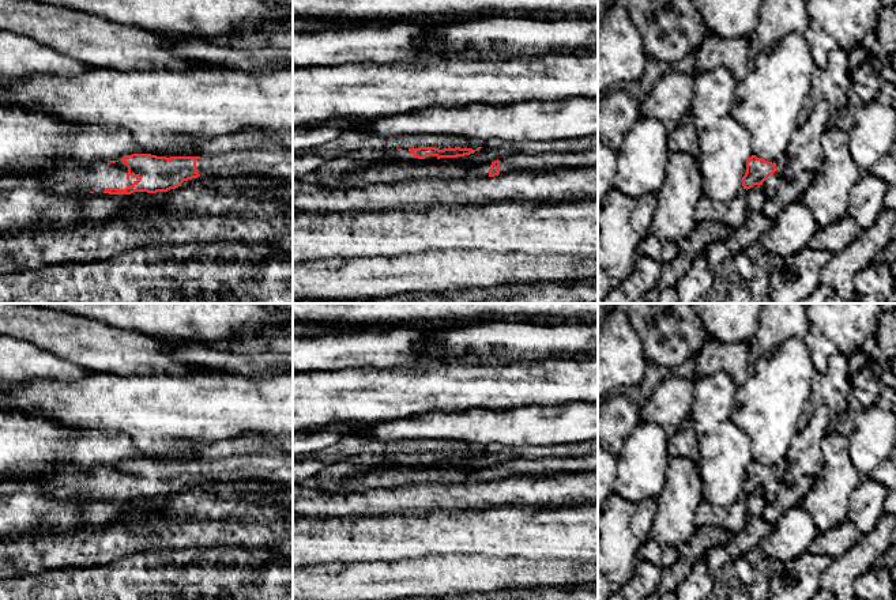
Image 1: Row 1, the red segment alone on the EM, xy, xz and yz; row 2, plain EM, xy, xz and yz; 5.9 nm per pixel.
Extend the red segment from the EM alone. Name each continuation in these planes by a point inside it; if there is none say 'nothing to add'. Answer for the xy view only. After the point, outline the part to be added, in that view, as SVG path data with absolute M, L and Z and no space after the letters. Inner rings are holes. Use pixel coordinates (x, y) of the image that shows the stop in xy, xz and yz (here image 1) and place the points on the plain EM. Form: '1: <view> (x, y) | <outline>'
1: xy (278, 471) | M259 456L251 459L229 459L223 461L214 461L210 464L196 464L196 473L200 482L210 483L242 483L260 482L274 484L276 493L272 495L248 495L246 502L261 505L279 502L282 505L293 506L293 456L279 456L271 459L268 456Z
2: xy (67, 480) | M72 463L44 465L41 476L31 482L59 499L102 499L106 493L125 494L128 472L123 465L94 465L83 469Z

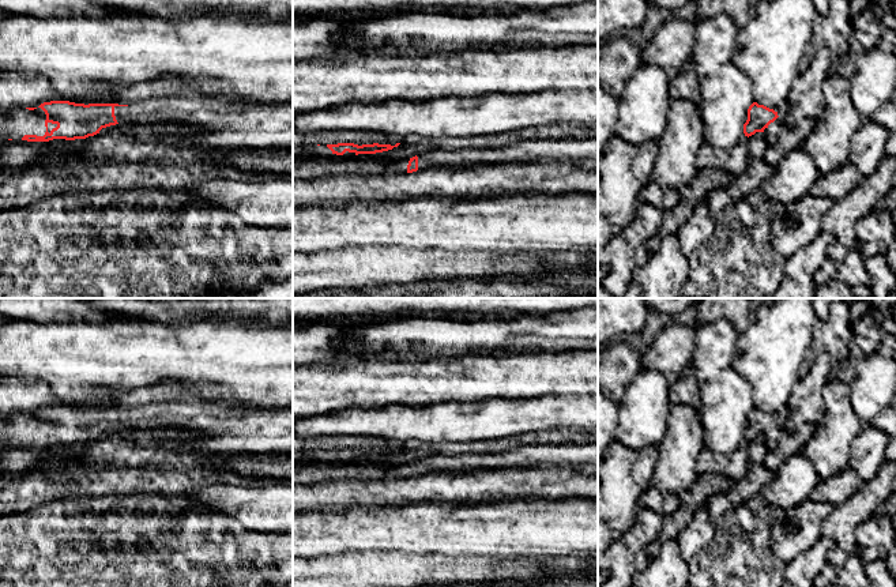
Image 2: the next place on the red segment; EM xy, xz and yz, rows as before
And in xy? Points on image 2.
1: xy (15, 428) | M41 413L0 415L0 447L8 444L20 447L25 440L44 441L46 437L45 425L46 419Z
2: xy (228, 431) | M177 403L114 411L114 421L124 432L178 429L195 434L191 443L166 443L165 449L173 452L293 455L293 410Z

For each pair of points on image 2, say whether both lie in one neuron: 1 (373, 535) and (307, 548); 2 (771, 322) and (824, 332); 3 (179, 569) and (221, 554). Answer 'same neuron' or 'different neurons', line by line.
1: same neuron
2: different neurons
3: same neuron

